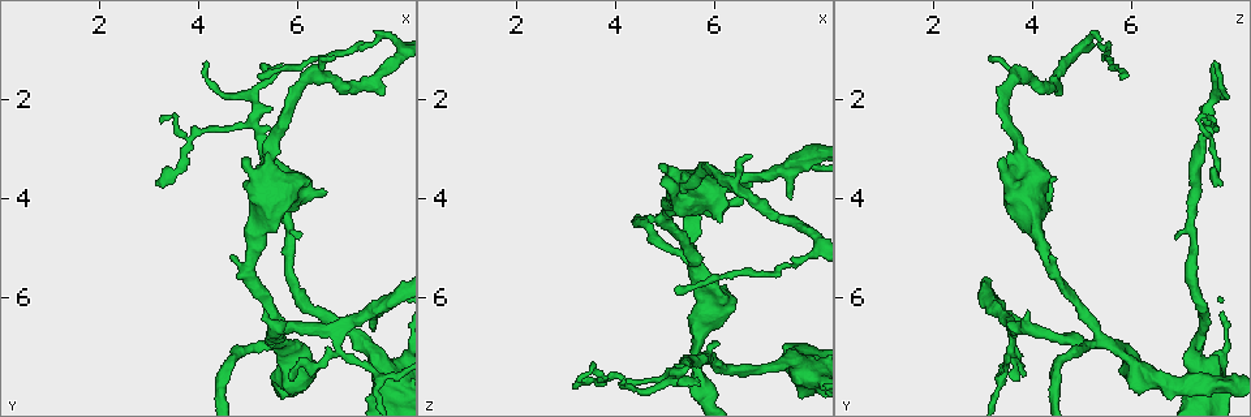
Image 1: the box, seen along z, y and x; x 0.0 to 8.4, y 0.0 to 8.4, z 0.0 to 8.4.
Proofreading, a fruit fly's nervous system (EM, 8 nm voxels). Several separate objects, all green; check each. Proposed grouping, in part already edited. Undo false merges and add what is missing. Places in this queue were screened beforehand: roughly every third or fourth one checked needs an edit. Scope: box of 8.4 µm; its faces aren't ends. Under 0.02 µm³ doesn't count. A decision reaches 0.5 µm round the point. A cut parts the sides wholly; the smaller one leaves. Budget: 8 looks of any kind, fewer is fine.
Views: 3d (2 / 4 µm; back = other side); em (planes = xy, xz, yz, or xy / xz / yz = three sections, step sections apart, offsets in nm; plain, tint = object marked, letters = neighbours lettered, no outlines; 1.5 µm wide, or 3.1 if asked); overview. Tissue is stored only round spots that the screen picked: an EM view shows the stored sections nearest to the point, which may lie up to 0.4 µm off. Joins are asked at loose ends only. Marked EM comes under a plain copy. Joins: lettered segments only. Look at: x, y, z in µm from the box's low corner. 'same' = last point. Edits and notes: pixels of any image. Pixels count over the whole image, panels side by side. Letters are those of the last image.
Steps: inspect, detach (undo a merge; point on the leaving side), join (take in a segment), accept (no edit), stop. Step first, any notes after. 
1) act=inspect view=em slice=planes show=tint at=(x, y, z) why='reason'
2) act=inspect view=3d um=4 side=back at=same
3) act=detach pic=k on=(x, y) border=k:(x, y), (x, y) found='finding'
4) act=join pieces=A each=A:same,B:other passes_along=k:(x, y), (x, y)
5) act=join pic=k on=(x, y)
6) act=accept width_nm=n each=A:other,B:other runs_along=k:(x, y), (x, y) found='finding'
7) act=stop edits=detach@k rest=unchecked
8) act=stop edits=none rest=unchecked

act=inspect view=em slice=xz step=4 show=letters at=(5.70, 1.30, 7.75) why='tapers out'

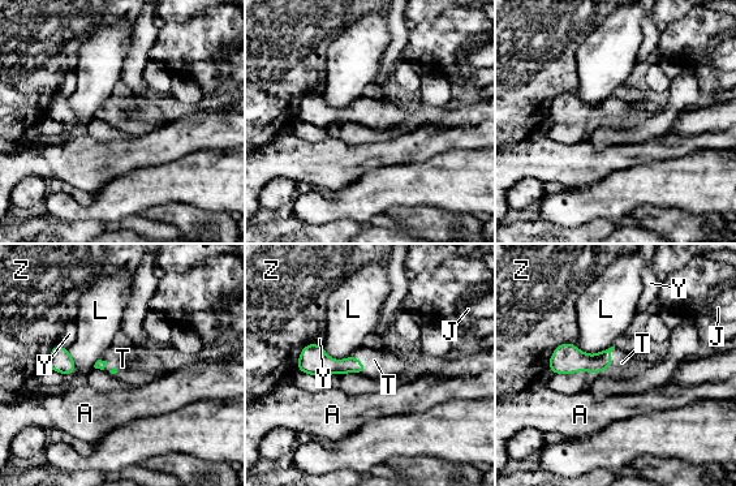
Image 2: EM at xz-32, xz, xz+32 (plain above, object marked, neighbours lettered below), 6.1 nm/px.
act=inspect view=em slice=planes show=letters at=same why='cut it another way'

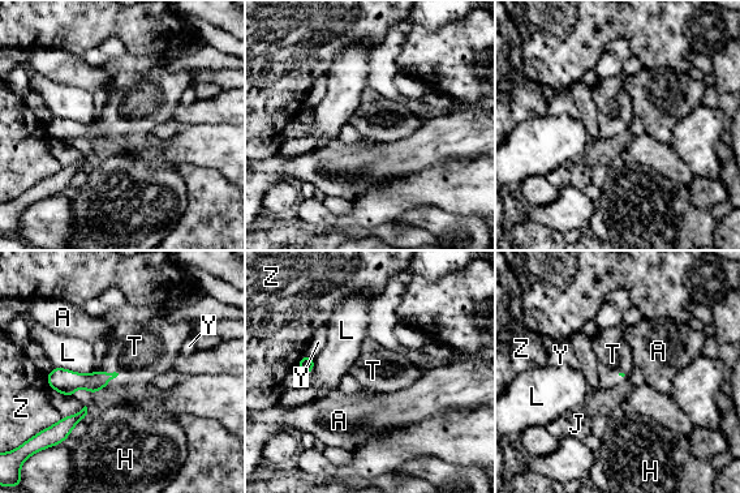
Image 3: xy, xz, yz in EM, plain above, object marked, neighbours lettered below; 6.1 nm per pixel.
act=join pic=3 on=(134, 346) each=A:other,H:other,J:other,L:other,T:same,Y:other,Z:other passes_along=3:(71, 381), (110, 373), (134, 346) found='it goes on there'

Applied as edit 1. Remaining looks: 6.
act=inspect view=overview

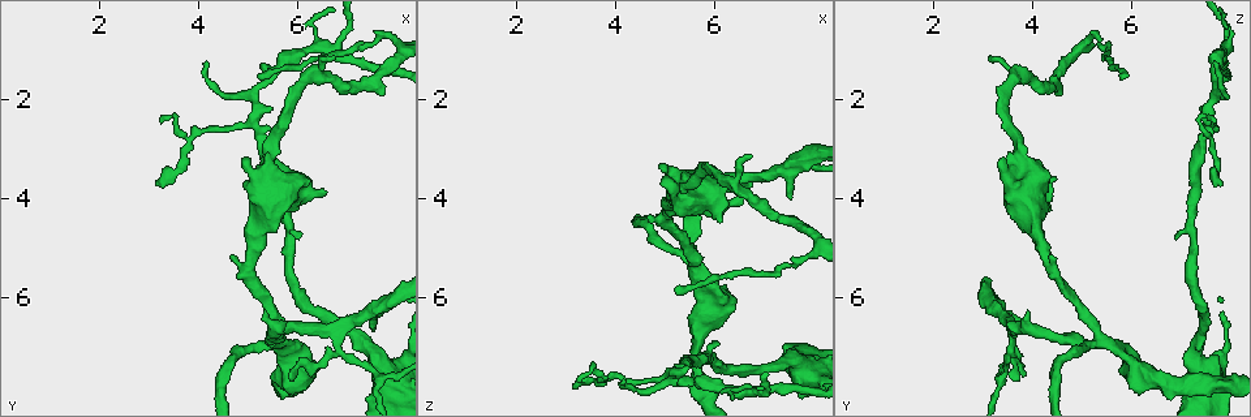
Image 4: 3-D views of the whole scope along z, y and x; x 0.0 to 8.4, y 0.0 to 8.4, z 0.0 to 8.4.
act=inspect view=em slice=yz step=8 show=tint at=(7.65, 7.60, 3.35) why='narrows sharply'

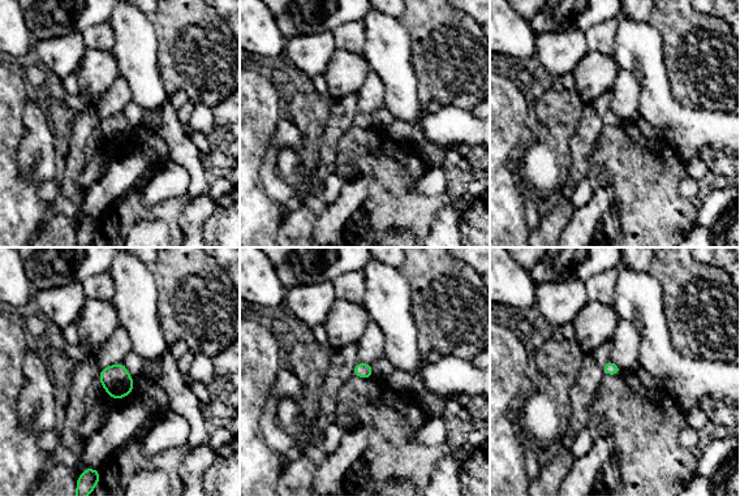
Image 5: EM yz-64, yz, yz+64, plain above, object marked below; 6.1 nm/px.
act=inspect view=em slice=planes show=letters at=same why='cut it another way'

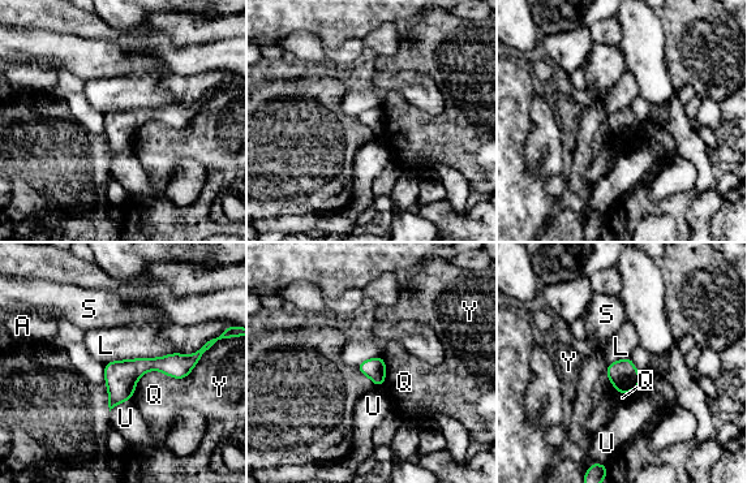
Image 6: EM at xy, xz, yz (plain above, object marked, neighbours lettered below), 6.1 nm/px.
act=accept longest_contact=L:440nm each=A:other,L:other,Q:other,S:other,U:other,Y:other border=6:(174, 352), (104, 365) found='all the same neuron'

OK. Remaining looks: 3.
act=stop edits=join@3 rest=unchecked

